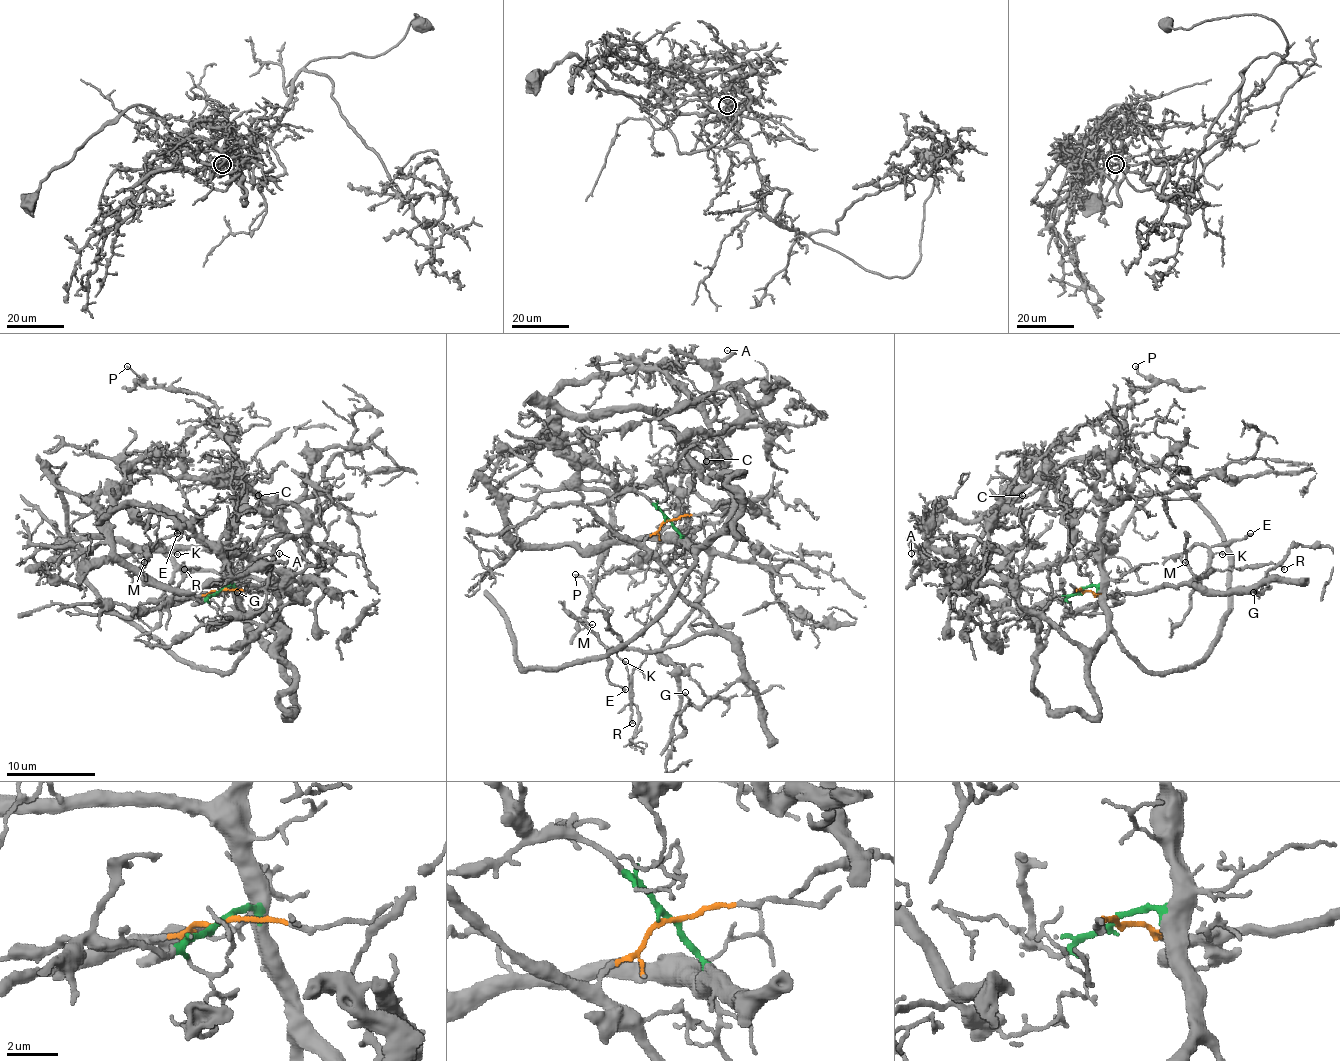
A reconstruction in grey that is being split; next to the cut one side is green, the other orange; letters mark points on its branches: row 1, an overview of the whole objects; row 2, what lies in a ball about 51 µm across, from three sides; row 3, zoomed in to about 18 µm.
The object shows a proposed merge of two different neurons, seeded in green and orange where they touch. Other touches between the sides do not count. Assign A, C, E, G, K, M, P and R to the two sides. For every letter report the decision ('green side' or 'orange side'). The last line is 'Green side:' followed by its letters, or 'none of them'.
A: green side
C: green side
E: orange side
G: orange side
K: orange side
M: orange side
P: green side
R: orange side
Green side: A, C, P

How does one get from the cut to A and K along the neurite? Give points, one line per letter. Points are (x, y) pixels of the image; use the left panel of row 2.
A: (220, 591), (207, 600), (220, 615), (214, 629), (225, 620), (267, 624), (292, 600), (269, 566), (278, 553)
K: (220, 591), (265, 584), (214, 571), (182, 568), (169, 555), (178, 555)

